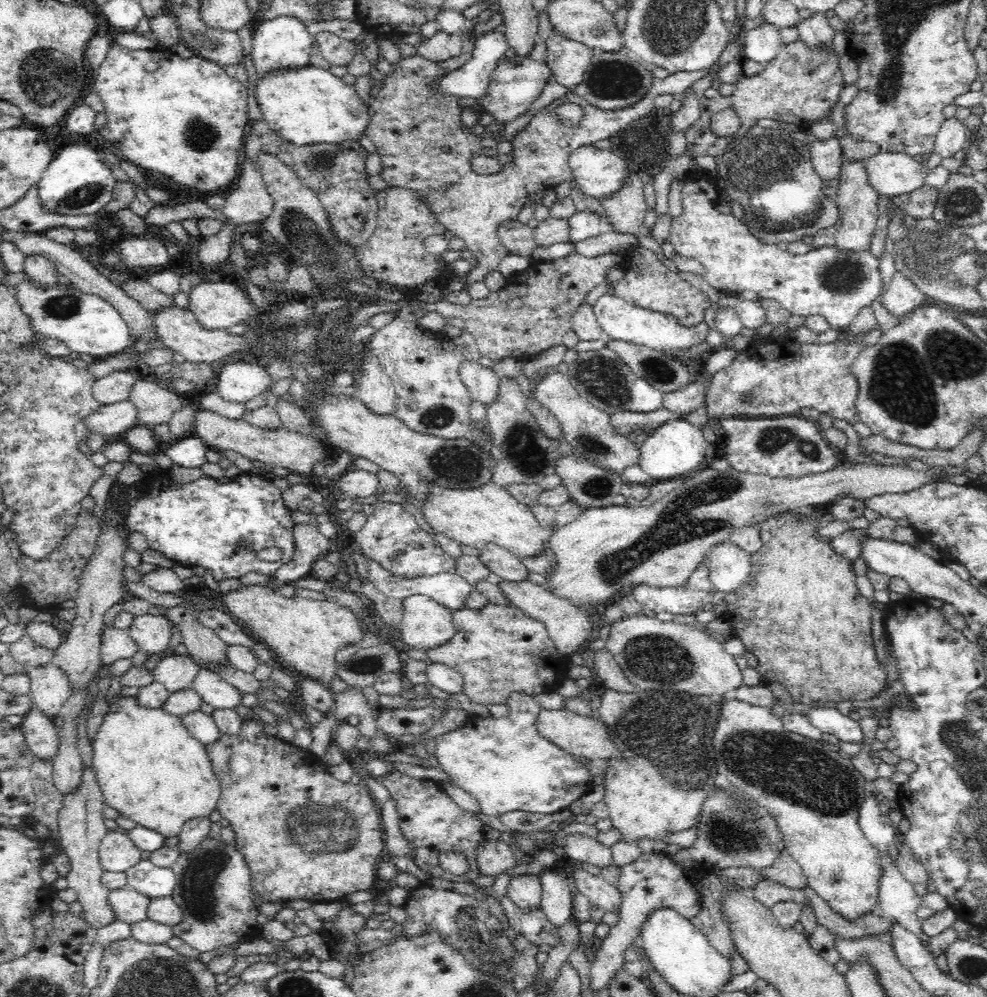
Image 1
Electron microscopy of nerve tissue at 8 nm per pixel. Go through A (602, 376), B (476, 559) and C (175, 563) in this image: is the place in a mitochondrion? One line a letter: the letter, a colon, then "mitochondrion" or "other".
A: mitochondrion
B: other
C: other

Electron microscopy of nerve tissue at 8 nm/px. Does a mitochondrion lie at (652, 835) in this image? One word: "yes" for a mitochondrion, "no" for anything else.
no

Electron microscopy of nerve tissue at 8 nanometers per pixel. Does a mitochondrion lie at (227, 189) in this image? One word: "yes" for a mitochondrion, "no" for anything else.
no

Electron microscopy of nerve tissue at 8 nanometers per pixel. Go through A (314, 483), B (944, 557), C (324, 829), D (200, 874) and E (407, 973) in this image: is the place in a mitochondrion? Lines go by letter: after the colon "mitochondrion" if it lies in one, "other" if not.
A: other
B: other
C: mitochondrion
D: mitochondrion
E: other

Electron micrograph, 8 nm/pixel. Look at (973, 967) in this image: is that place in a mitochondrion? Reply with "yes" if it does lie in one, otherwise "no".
yes

